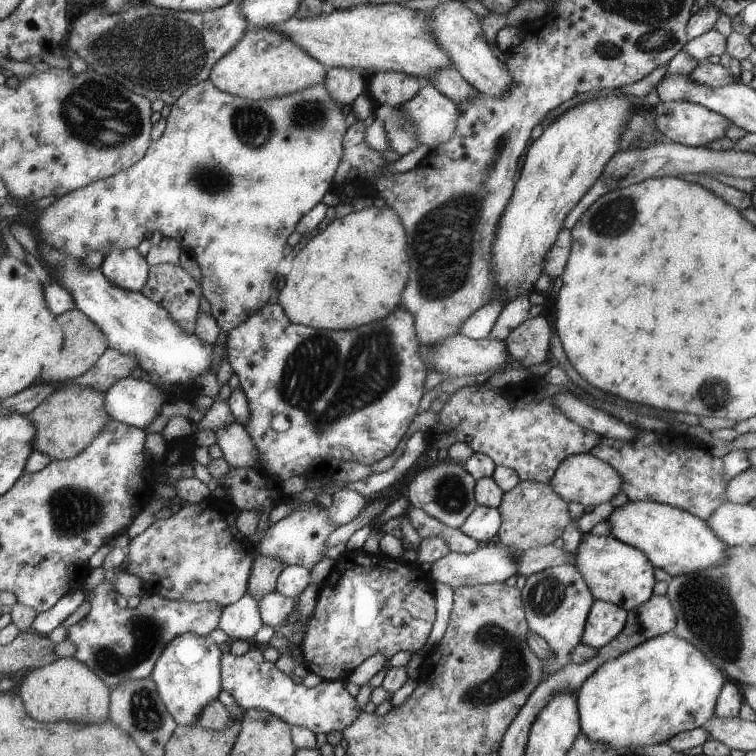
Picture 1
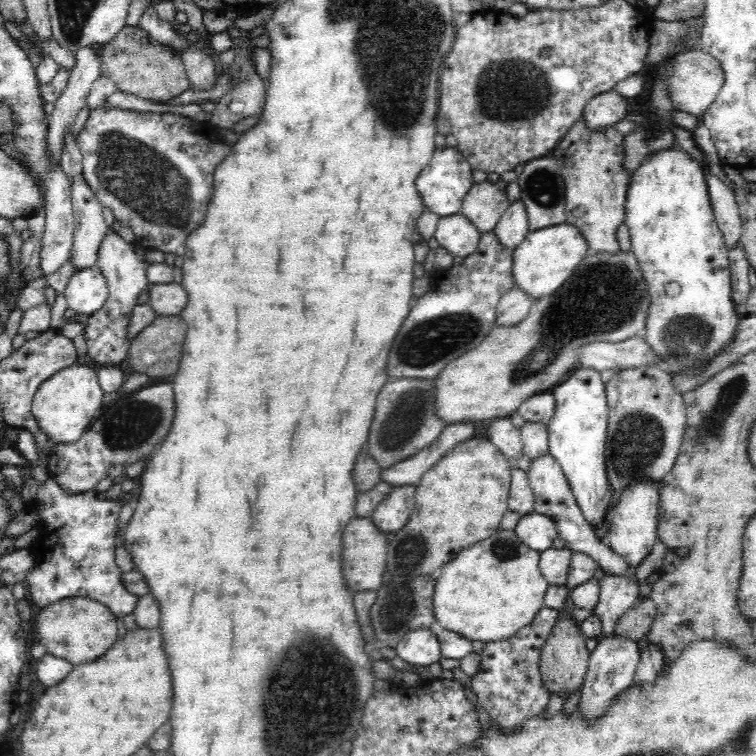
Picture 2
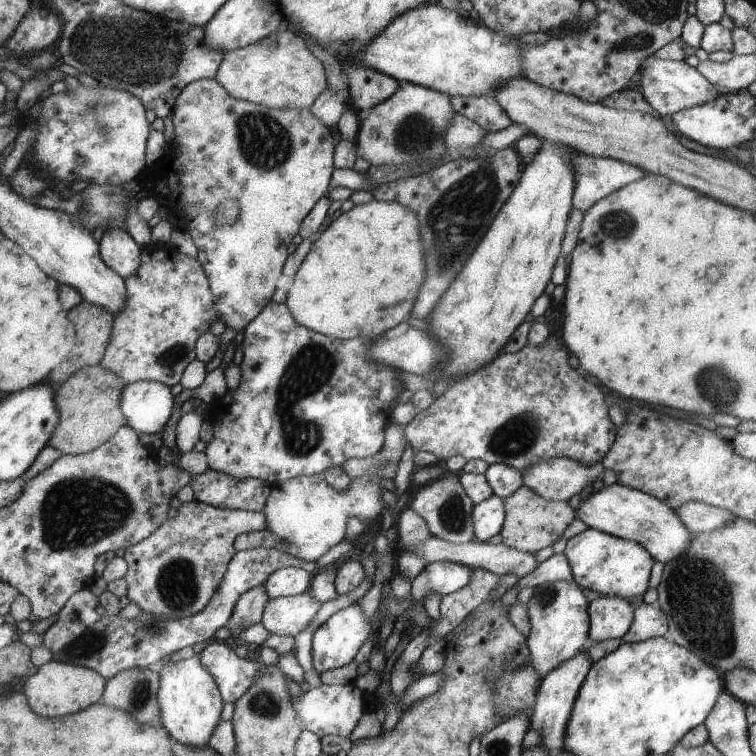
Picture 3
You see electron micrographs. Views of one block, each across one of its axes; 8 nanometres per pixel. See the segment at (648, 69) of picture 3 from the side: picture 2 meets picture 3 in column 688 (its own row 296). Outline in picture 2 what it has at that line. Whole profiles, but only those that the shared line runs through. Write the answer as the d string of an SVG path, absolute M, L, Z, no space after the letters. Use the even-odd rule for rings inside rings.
M98 265L76 271L65 288L68 314L88 314L103 306L108 285Z

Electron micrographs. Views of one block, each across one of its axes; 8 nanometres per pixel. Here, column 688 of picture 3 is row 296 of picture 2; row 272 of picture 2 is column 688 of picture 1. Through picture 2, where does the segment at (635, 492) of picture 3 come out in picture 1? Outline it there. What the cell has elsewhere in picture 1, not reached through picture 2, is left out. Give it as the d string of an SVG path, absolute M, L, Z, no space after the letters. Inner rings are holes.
M628 500L613 508L605 521L608 522L611 536L639 549L655 568L661 568L669 577L727 561L724 555L726 544L719 540L706 521L668 504Z

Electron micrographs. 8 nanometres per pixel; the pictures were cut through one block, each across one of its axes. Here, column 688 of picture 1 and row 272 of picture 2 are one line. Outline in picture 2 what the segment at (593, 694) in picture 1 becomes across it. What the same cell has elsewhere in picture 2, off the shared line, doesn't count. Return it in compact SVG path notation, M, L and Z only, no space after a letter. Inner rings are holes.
M678 145L676 148L670 150L660 151L656 155L648 155L647 158L640 164L639 168L636 168L634 174L630 176L629 188L627 190L627 200L625 201L624 213L625 213L625 225L629 229L629 235L631 238L631 250L636 259L642 274L644 275L645 282L648 285L649 298L651 303L649 304L648 318L645 325L645 331L642 334L649 347L654 352L657 352L658 359L660 359L661 367L663 367L670 374L682 374L692 375L699 374L702 368L710 363L719 351L734 341L735 331L739 325L739 313L735 311L735 303L731 299L731 276L729 269L729 257L727 246L724 245L724 239L715 222L710 194L708 193L708 185L706 185L706 171L707 167L700 164L696 159L692 157L687 151L680 148Z

